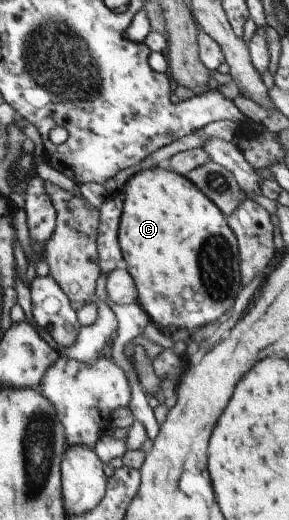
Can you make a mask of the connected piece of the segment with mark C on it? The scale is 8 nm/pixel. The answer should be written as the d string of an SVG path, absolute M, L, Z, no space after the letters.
M163 164L133 175L123 187L117 190L119 190L122 196L122 212L118 225L118 244L122 255L121 262L133 282L136 291L136 303L146 313L148 320L157 324L161 328L161 332L167 334L173 334L177 331L191 332L194 329L209 324L209 322L213 322L213 320L219 320L221 314L225 314L233 306L233 302L235 302L235 298L237 298L237 294L239 294L241 289L235 236L227 227L223 214L188 179L185 179L183 175L170 172Z

